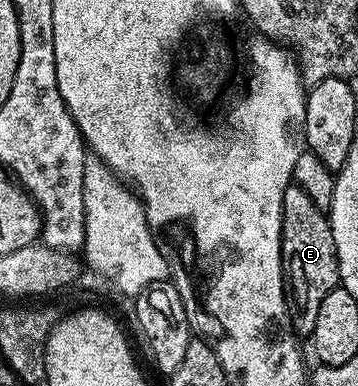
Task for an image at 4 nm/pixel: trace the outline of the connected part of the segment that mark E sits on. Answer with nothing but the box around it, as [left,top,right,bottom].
[280,184,340,339]

